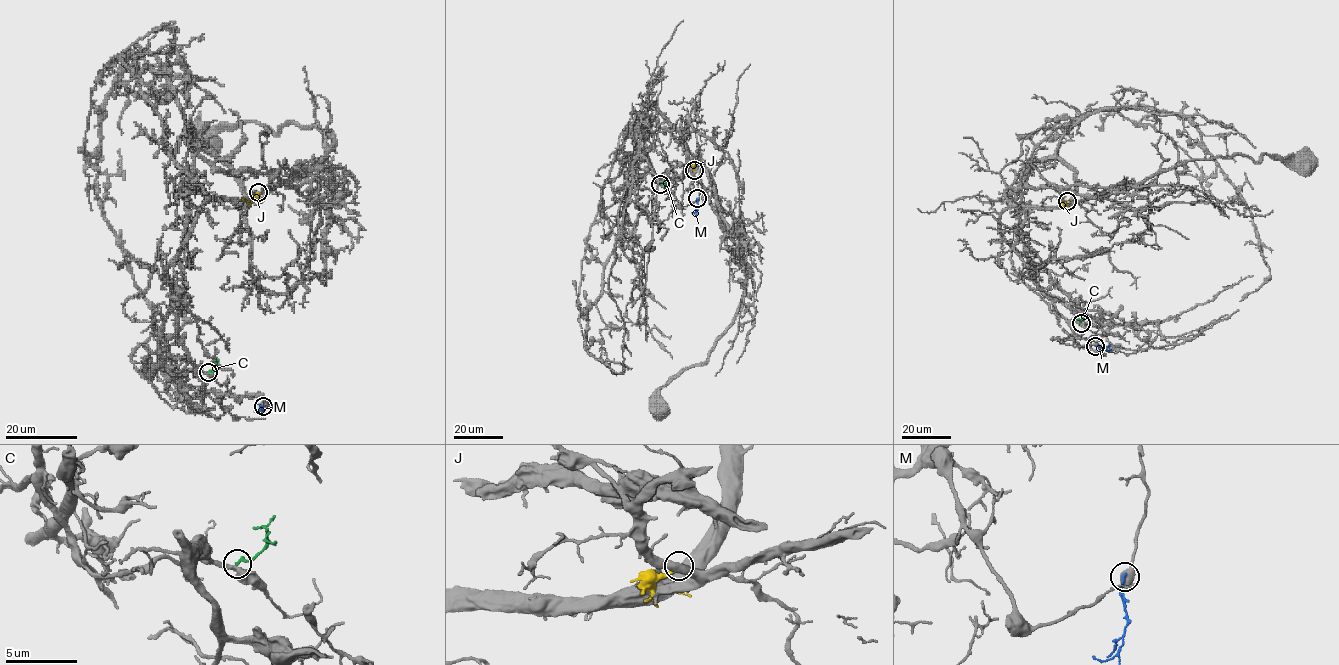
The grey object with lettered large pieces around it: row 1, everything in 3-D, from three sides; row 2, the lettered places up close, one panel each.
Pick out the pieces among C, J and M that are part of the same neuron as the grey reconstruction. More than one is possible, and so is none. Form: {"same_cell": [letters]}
{"same_cell": []}

